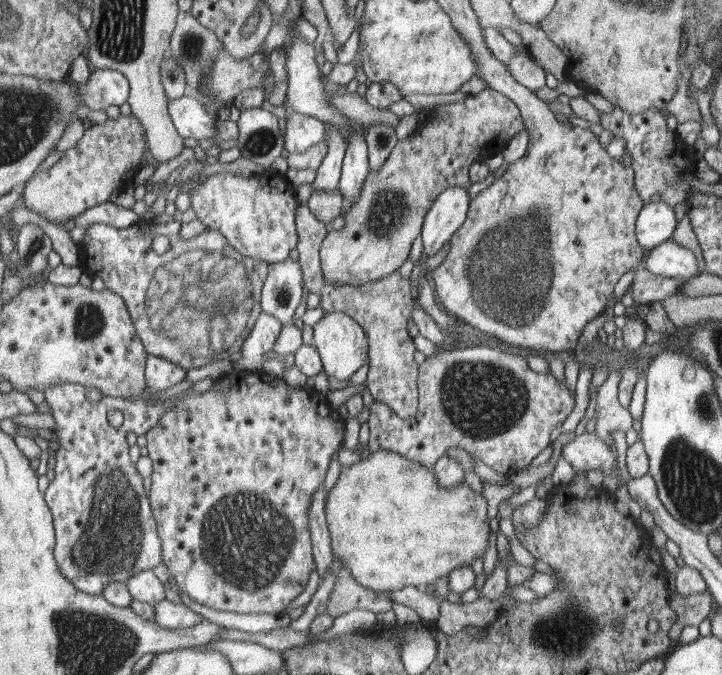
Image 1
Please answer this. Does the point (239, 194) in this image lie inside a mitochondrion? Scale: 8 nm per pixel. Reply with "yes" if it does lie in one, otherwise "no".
no

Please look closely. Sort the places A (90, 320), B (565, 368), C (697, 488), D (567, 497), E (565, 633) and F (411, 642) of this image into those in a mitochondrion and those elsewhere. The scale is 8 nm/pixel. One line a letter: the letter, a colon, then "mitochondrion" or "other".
A: mitochondrion
B: other
C: mitochondrion
D: other
E: mitochondrion
F: mitochondrion

